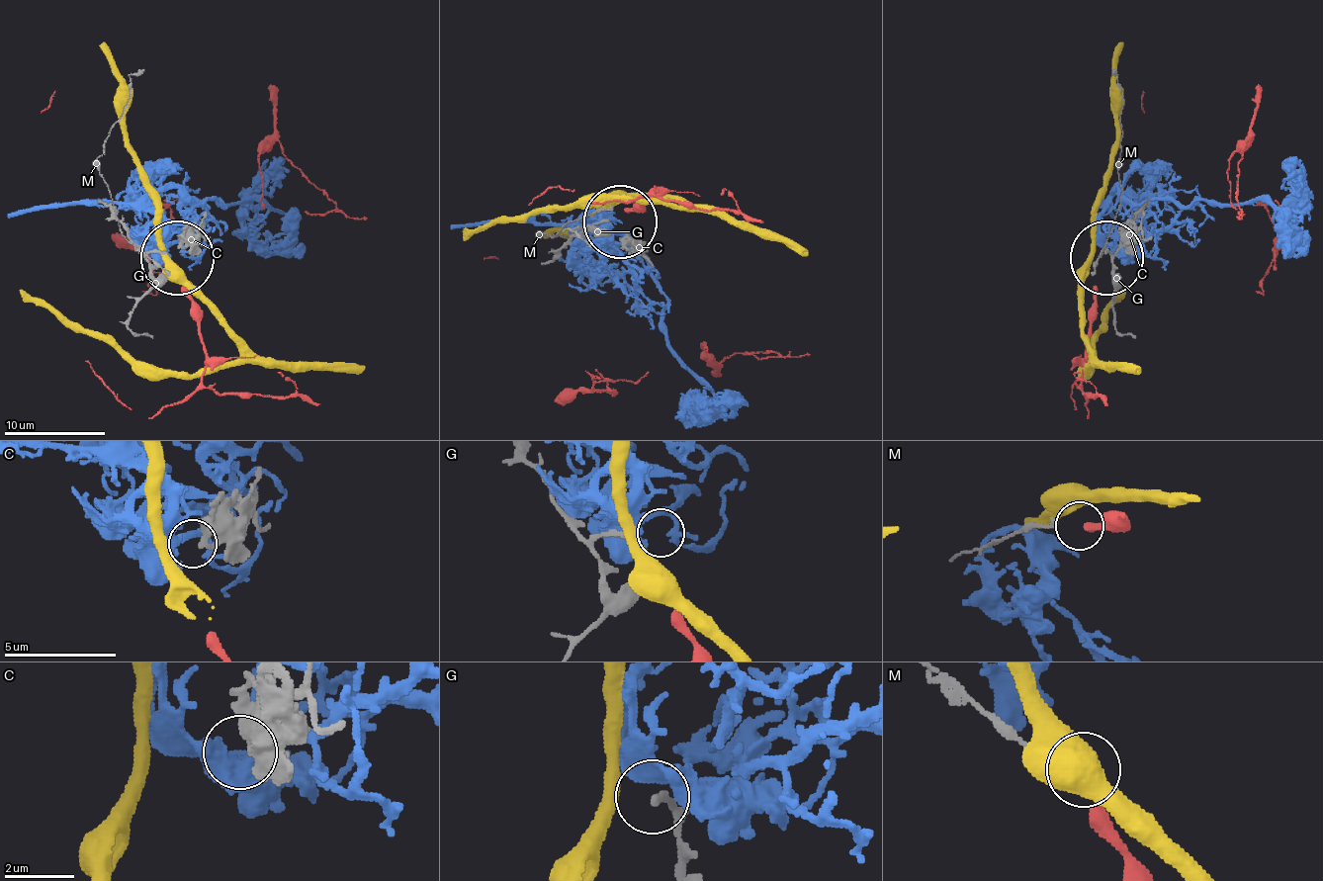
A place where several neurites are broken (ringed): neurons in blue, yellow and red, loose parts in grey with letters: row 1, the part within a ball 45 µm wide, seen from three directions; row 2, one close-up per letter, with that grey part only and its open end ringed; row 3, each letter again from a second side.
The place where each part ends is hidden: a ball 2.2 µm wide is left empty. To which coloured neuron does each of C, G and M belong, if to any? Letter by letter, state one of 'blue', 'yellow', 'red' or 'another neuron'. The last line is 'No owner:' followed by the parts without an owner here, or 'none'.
C: blue
G: another neuron
M: red
No owner: G

